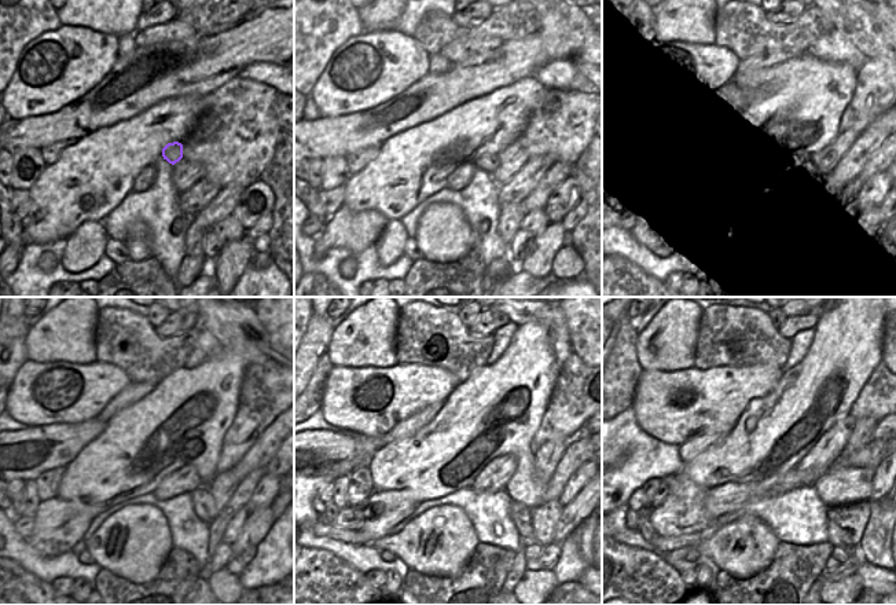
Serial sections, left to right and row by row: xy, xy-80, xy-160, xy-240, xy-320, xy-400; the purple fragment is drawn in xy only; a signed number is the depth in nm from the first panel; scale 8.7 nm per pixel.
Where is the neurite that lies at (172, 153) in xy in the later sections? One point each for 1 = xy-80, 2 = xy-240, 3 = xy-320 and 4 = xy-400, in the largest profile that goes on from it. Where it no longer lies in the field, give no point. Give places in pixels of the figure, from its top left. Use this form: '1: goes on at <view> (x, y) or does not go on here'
1: goes on at xy-80 (488, 162)
2: goes on at xy-240 (204, 505)
3: goes on at xy-320 (520, 513)
4: goes on at xy-400 (837, 536)

